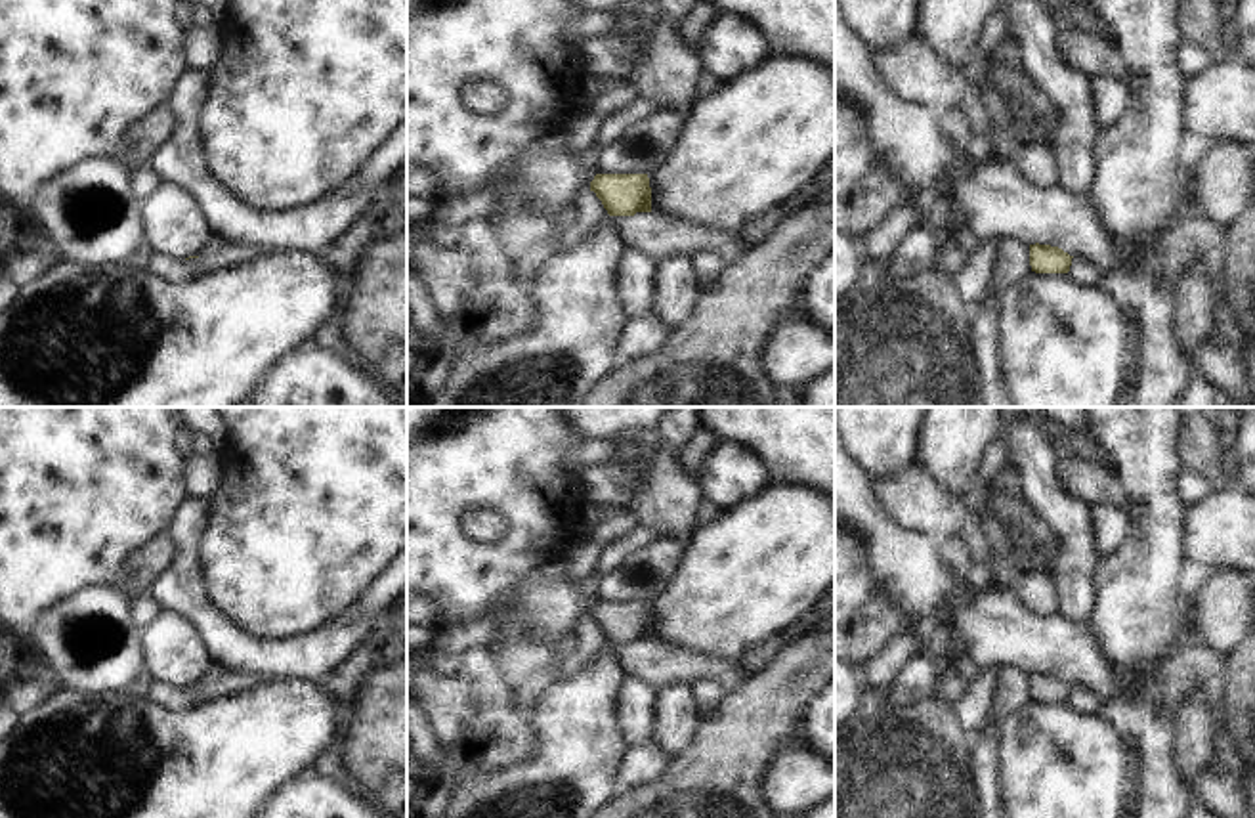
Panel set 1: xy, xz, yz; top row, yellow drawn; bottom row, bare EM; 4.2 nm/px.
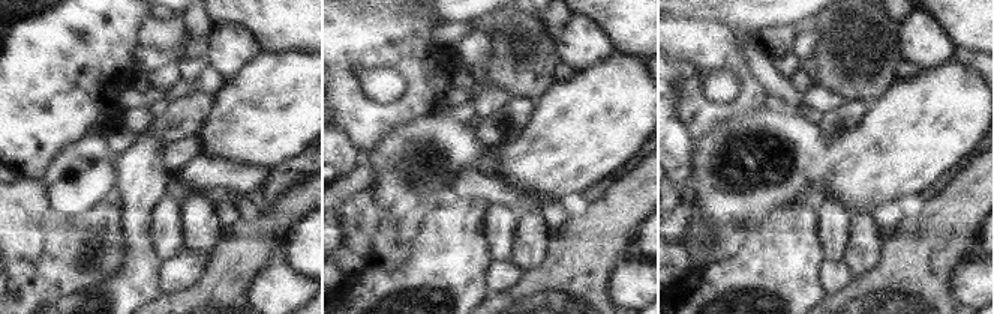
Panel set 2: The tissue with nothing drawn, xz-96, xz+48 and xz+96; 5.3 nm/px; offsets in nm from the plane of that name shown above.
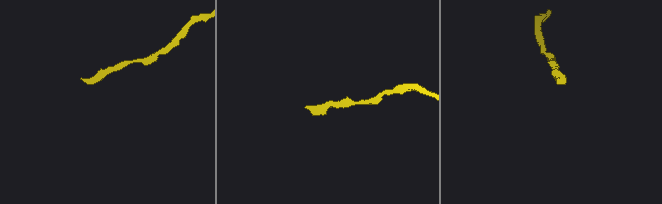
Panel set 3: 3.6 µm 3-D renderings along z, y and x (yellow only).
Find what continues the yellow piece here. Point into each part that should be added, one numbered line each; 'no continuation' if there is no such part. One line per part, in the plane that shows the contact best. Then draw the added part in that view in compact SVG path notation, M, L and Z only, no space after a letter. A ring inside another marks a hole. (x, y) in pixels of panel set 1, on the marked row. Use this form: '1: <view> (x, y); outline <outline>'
no continuation

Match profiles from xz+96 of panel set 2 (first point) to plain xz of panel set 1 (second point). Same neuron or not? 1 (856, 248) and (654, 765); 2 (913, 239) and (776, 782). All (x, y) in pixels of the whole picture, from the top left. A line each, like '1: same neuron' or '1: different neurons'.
1: different neurons
2: different neurons

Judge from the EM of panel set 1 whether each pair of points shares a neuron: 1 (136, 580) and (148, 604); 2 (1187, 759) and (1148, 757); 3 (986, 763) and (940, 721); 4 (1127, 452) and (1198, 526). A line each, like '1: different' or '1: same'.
1: different
2: different
3: different
4: different

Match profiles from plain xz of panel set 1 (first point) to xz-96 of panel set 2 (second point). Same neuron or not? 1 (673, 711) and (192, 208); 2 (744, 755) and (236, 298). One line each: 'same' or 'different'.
1: same
2: same

